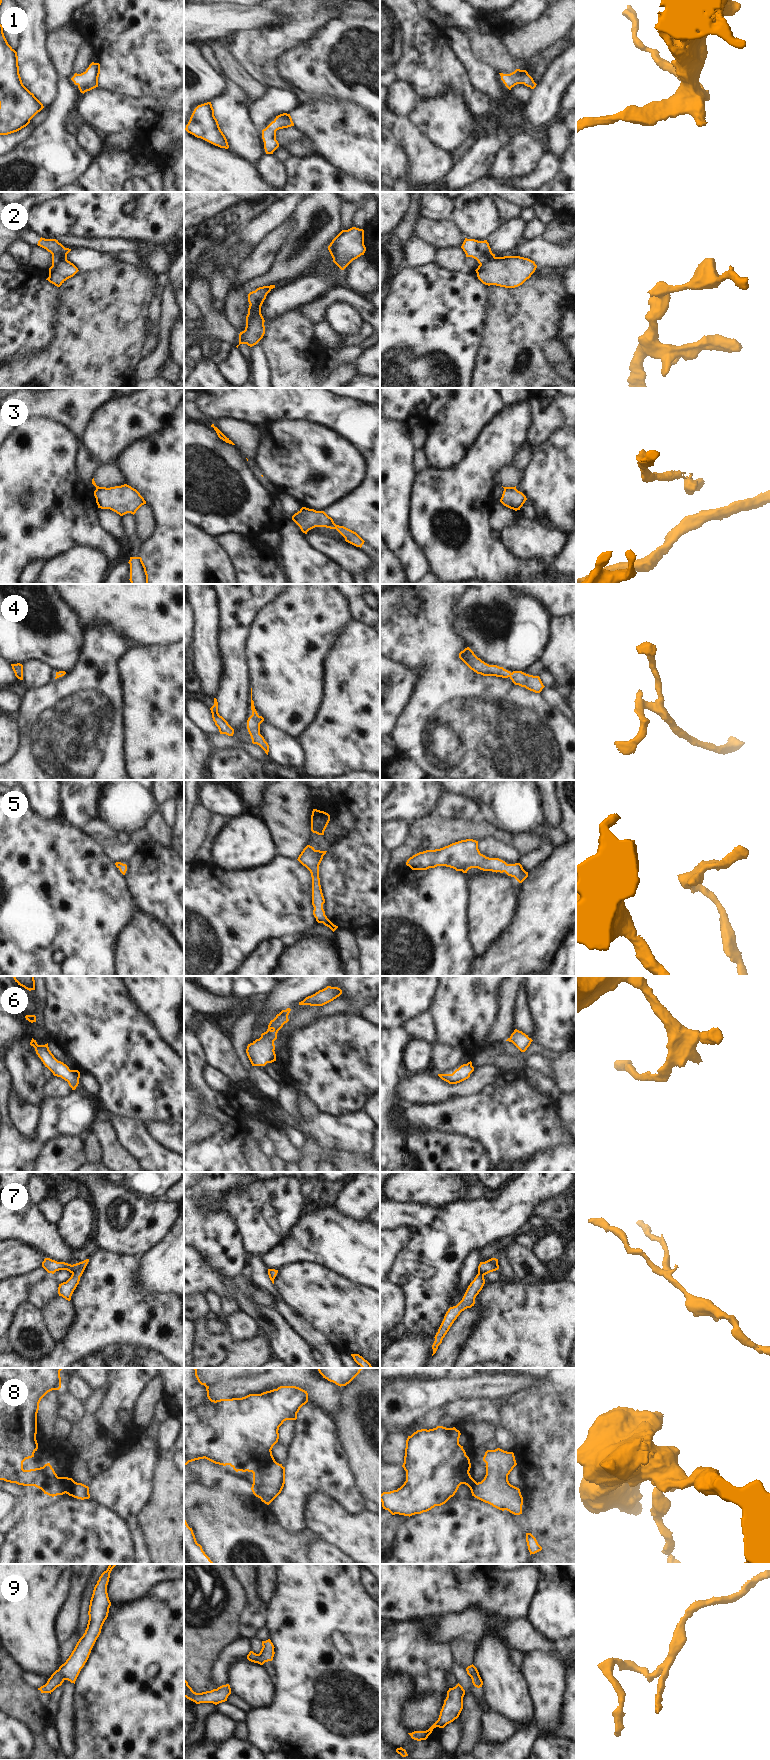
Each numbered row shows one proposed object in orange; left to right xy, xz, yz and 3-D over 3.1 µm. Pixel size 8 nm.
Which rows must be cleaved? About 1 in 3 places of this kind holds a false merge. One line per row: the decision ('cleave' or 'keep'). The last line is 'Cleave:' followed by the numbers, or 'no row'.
1: keep
2: cleave
3: cleave
4: keep
5: keep
6: keep
7: keep
8: cleave
9: keep
Cleave: 2, 3, 8

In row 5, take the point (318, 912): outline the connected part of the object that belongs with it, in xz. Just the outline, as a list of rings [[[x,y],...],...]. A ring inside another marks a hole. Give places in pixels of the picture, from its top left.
[[[307,845],[298,857],[298,861],[305,866],[311,873],[312,877],[312,905],[314,907],[313,915],[318,923],[323,923],[333,932],[338,928],[325,915],[323,904],[325,899],[322,893],[319,865],[327,851],[315,850],[314,847]]]

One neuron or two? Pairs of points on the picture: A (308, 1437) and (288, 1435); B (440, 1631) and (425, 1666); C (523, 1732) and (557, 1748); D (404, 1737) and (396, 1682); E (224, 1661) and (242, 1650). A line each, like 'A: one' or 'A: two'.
A: two
B: two
C: two
D: one
E: one

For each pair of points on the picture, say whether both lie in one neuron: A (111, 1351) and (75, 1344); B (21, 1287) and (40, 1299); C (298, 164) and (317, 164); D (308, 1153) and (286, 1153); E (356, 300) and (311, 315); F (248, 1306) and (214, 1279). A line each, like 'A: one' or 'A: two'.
A: one
B: two
C: one
D: two
E: one
F: one

